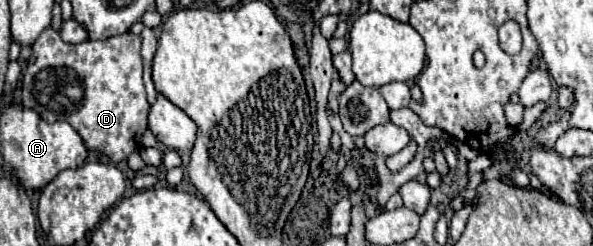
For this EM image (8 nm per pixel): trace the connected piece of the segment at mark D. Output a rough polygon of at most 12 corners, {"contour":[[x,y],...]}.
{"contour":[[141,36],[33,44],[23,106],[87,150],[141,150]]}

